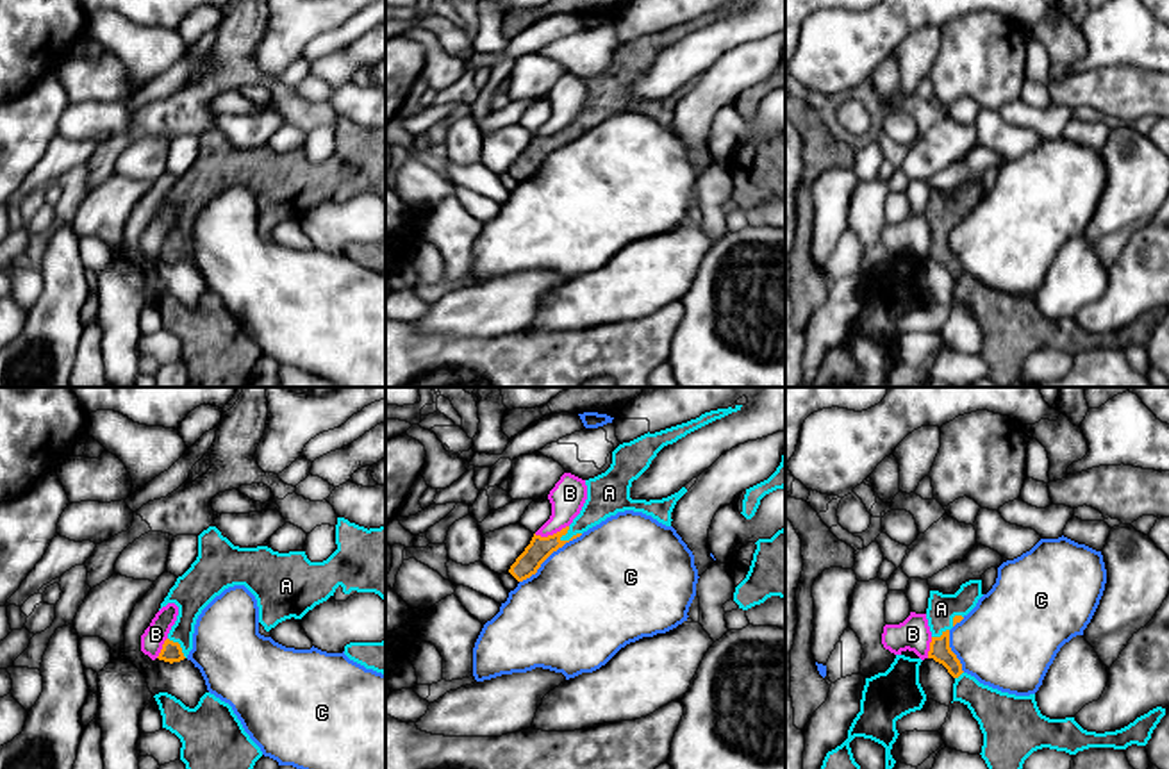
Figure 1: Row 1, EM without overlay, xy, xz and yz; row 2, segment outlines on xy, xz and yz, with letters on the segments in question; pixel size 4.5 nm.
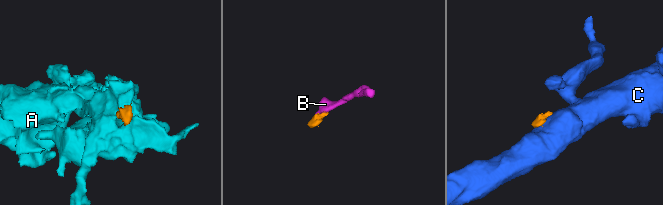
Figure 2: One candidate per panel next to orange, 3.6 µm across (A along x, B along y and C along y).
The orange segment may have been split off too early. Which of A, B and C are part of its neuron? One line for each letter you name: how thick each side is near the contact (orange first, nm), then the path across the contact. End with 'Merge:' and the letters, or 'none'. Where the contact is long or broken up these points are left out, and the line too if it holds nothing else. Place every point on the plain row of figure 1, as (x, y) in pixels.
A: calibres 110 and 190 nm
Merge: A

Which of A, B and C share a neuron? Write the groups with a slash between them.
A / B / C

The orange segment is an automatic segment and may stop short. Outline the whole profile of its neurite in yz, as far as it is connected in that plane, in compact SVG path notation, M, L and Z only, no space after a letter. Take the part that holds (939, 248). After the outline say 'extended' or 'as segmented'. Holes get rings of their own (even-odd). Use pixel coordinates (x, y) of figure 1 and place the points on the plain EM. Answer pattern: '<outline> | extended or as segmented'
M969 180L955 194L930 191L926 219L932 232L928 259L942 264L955 278L953 302L964 303L983 334L982 359L996 385L1019 387L1024 360L1037 350L1049 348L1076 355L1089 348L1126 350L1146 346L1165 316L1157 307L1115 332L1087 332L1074 318L1049 319L1040 314L1035 294L1016 296L980 284L962 271L949 248L949 230L960 223L982 198L982 180Z | extended

